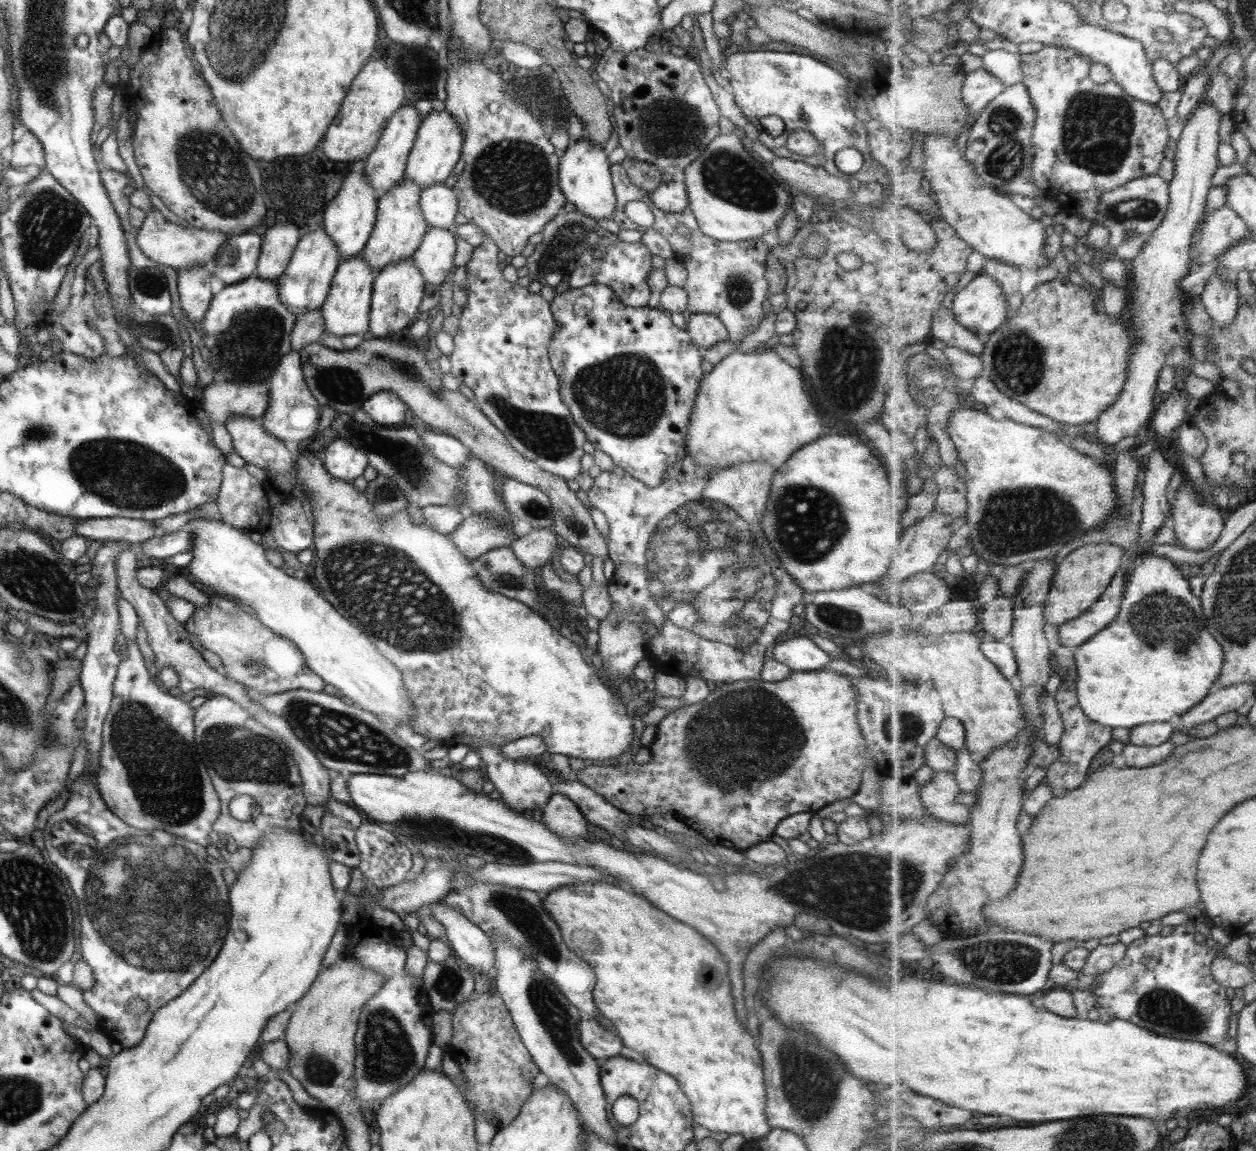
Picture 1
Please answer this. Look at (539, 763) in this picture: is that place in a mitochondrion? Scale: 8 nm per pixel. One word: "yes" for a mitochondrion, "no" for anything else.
no

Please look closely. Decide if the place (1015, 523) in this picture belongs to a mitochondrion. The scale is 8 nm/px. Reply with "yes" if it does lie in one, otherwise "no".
yes

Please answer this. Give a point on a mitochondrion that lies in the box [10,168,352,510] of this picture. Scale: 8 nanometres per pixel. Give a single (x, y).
(48, 224)

